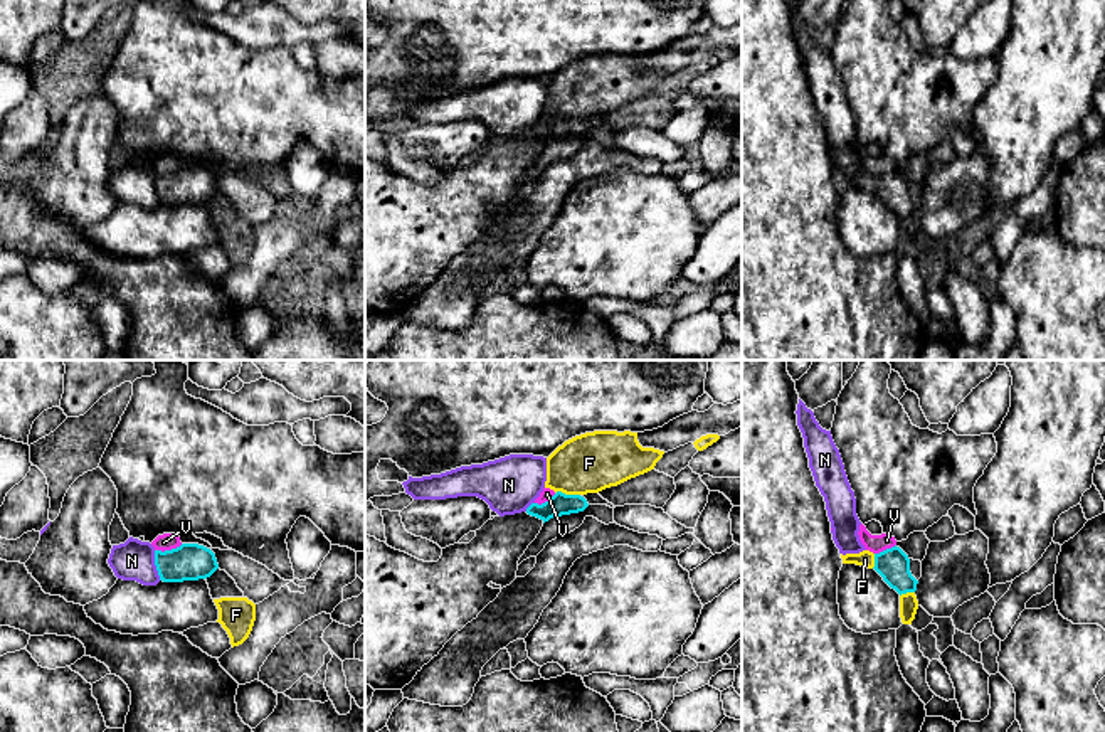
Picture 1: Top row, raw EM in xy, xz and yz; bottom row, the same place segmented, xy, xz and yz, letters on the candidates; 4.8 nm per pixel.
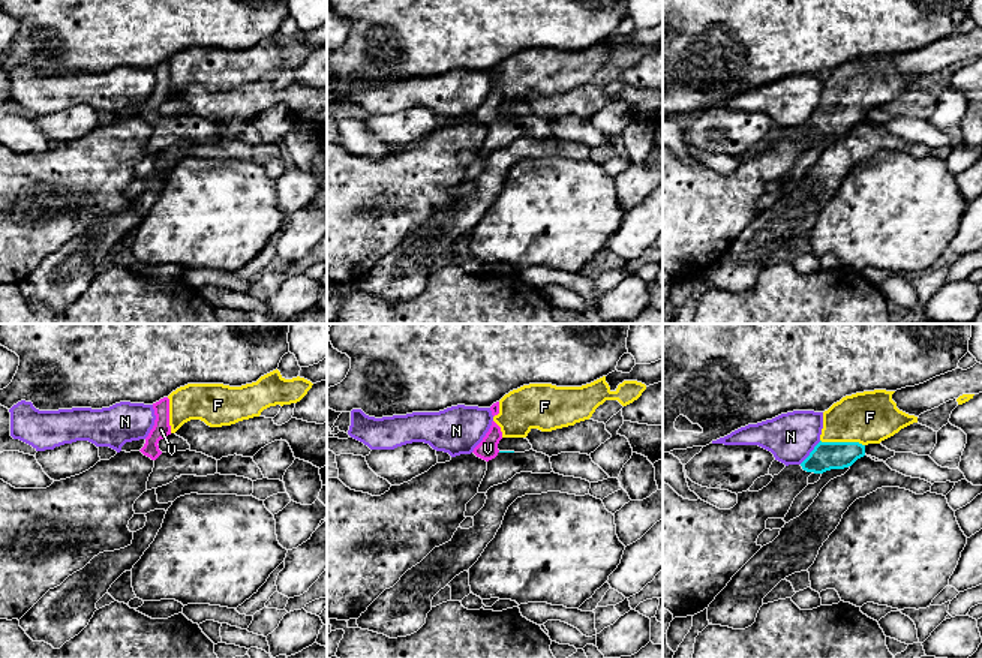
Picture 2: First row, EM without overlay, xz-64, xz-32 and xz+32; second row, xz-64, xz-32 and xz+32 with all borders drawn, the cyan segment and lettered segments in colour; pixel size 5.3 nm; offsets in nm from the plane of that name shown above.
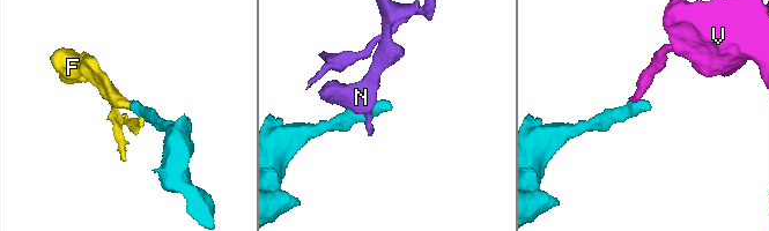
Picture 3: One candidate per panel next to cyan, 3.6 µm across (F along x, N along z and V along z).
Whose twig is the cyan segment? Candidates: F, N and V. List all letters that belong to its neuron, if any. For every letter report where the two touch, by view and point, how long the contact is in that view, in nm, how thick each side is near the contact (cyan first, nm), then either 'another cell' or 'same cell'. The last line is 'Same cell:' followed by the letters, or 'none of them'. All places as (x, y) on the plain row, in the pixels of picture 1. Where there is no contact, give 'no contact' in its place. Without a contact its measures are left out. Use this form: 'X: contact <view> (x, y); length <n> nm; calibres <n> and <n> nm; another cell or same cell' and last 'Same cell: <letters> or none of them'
F: contact xz (567, 118); length 120 nm; calibres 110 and 280 nm; same cell
N: contact xy (155, 187); length 150 nm; calibres 180 and 190 nm; another cell
V: contact xy (169, 174); length 140 nm; calibres 180 and 80 nm; another cell
Same cell: F

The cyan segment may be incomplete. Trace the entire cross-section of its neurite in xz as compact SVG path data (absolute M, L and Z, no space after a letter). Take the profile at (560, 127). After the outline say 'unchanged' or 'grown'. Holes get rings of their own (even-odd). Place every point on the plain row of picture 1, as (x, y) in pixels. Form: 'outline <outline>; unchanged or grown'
outline M594 54L575 59L547 81L545 111L555 118L526 136L543 146L553 140L584 135L587 116L599 116L654 93L664 74L642 71L637 56Z; grown

